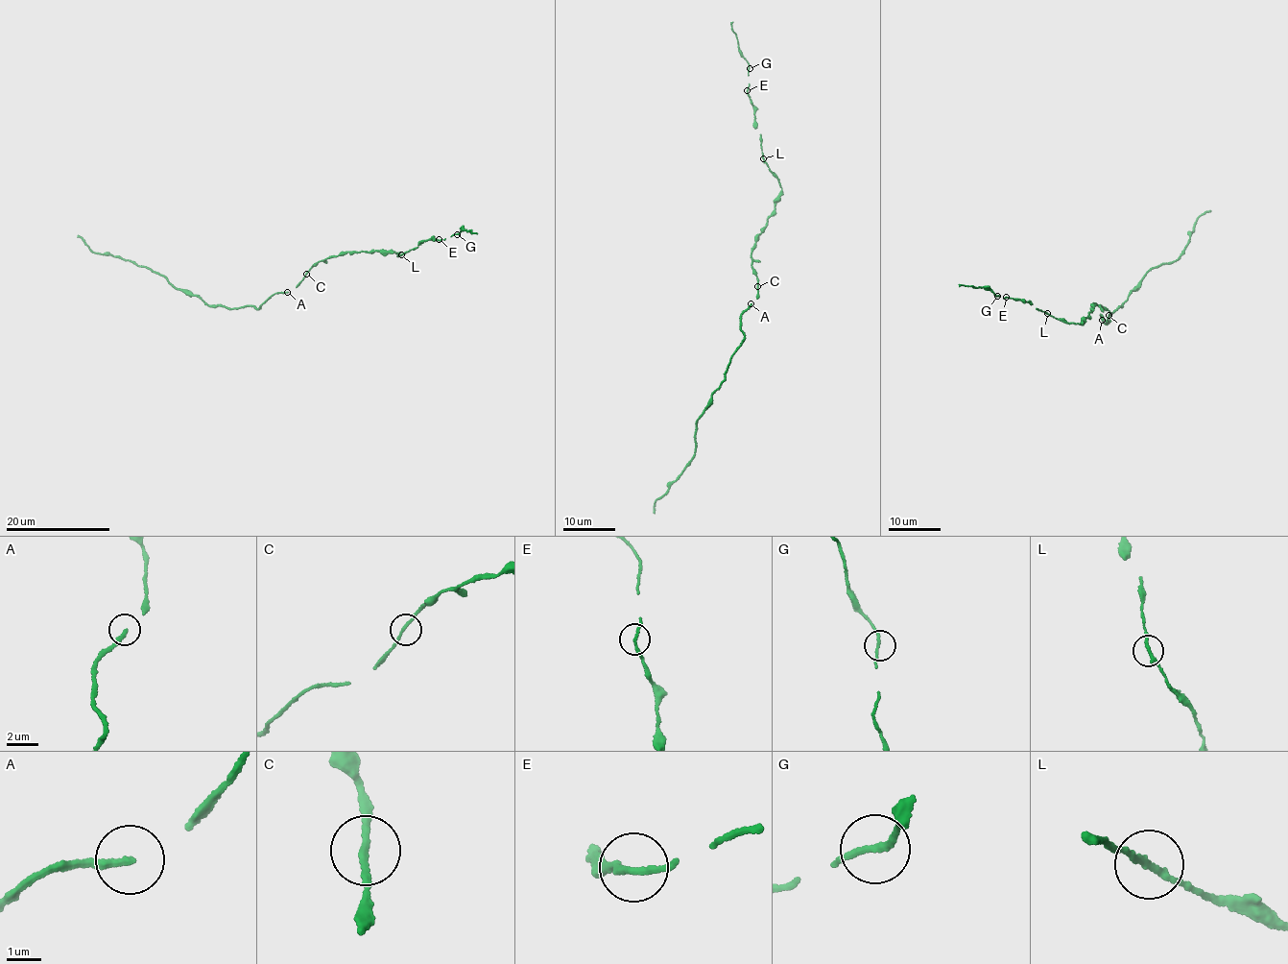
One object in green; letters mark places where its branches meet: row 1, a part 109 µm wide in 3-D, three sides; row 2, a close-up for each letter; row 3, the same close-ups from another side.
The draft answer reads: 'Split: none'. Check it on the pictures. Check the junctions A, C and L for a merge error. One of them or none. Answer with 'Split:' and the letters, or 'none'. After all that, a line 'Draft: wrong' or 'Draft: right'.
Split: none
Draft: right

